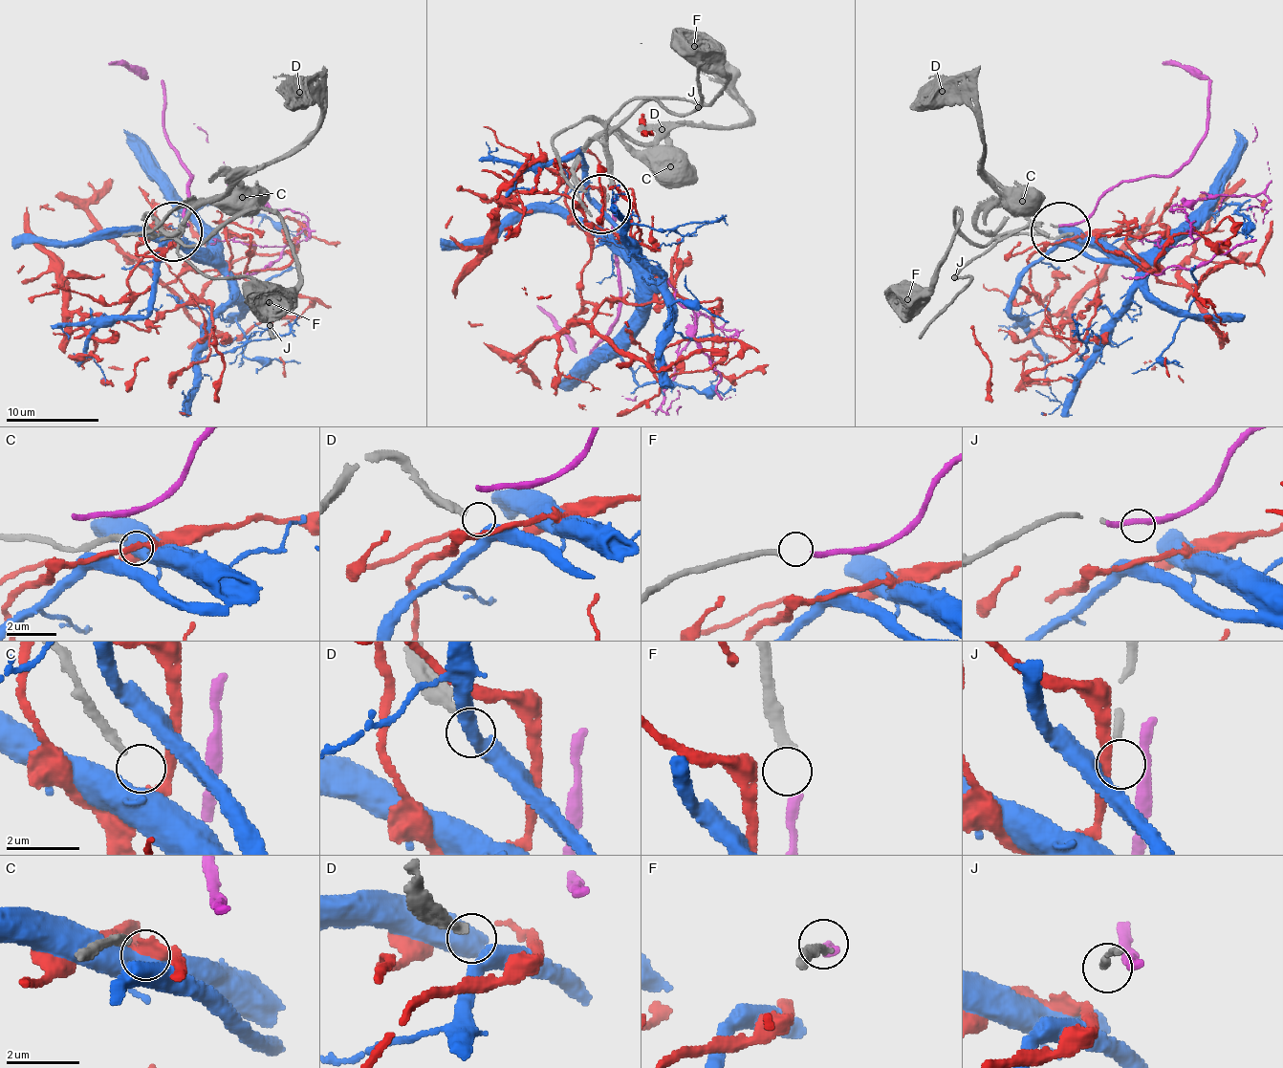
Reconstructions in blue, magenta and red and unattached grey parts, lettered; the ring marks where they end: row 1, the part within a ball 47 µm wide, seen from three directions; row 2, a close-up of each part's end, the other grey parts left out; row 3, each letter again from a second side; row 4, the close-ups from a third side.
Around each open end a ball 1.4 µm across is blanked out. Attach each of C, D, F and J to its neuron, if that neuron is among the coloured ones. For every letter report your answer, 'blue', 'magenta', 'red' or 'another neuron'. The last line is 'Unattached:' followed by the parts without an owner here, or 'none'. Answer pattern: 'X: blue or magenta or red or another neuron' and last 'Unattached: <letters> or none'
C: another neuron
D: blue
F: magenta
J: another neuron
Unattached: C, J

